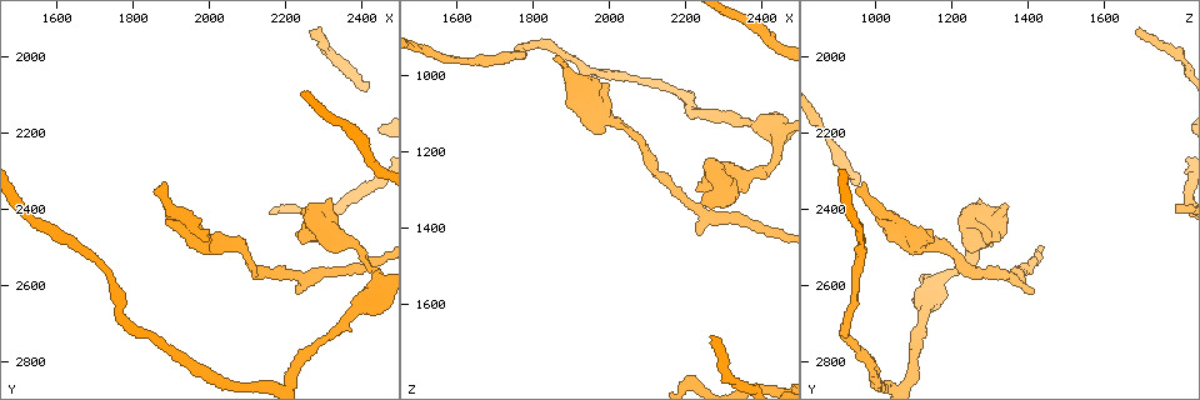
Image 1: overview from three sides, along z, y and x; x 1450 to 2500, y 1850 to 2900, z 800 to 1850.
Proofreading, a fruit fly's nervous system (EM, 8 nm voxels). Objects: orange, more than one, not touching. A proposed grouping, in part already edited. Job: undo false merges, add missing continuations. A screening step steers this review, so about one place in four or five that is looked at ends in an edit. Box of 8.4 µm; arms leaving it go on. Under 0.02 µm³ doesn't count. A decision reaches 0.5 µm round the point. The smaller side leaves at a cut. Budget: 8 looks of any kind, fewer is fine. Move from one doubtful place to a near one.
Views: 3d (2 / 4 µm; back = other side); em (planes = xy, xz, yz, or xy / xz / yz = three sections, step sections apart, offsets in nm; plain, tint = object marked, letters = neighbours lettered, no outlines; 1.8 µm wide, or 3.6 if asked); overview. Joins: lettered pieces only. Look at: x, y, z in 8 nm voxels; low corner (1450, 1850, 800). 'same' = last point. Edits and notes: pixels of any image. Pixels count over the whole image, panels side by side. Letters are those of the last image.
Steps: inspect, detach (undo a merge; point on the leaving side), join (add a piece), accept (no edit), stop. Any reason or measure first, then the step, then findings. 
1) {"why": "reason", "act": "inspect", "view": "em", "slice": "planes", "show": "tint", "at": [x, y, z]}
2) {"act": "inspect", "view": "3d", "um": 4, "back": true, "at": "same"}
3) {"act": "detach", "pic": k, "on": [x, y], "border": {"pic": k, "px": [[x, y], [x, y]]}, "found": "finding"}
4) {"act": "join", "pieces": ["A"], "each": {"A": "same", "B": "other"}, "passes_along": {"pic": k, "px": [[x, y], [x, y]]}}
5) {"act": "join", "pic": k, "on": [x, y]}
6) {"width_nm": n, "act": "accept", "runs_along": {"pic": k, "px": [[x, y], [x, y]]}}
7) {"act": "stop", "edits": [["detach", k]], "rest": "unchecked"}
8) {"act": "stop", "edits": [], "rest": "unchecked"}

{"why": "calibre changes", "act": "inspect", "view": "3d", "um": 4, "at": [2015, 2490, 1125]}

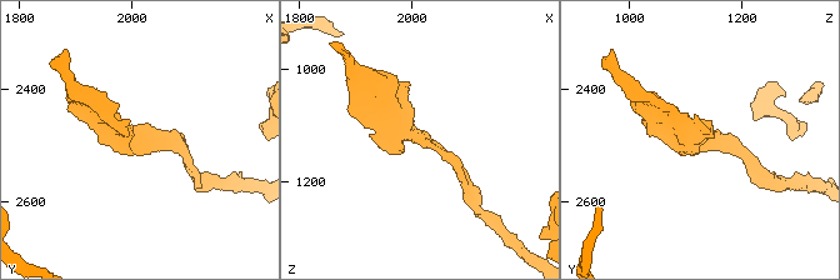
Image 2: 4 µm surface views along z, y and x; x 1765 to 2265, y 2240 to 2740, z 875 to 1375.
{"arm_widths_nm": [170, 320], "act": "inspect", "view": "em", "um": 3.6, "slice": "xy", "step": 4, "show": "letters", "at": [2010, 2490, 1125]}

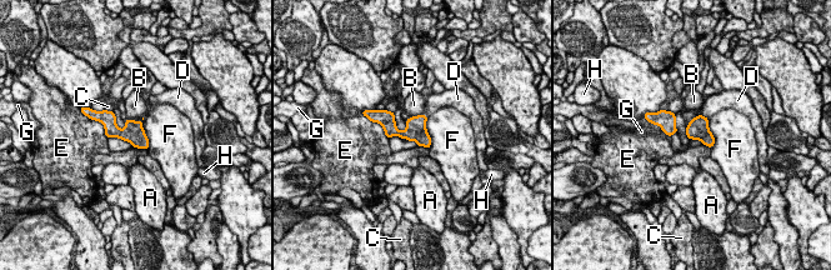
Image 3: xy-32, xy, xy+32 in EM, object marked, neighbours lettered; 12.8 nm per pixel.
{"act": "accept", "each": {"A": "other", "B": "other", "C": "other", "D": "other", "E": "other", "F": "other", "G": "other", "H": "other"}, "border": {"pic": 3, "px": [[105, 109], [113, 111]]}, "found": "one neuron here"}

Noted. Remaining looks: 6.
{"why": "free end", "act": "inspect", "view": "3d", "um": 2, "at": [1850, 2355, 955]}

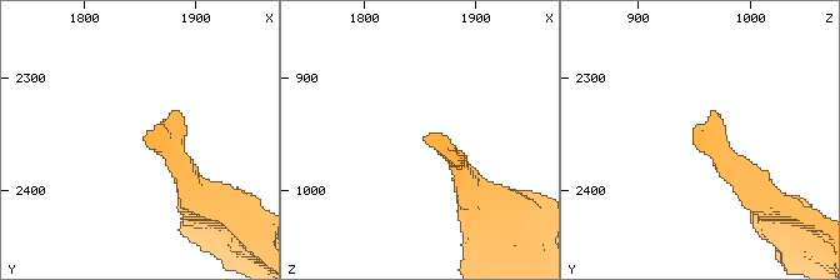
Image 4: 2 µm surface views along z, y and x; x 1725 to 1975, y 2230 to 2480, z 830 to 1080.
{"act": "inspect", "view": "em", "um": 3.6, "slice": "planes", "show": "letters", "at": [1856, 2352, 960]}

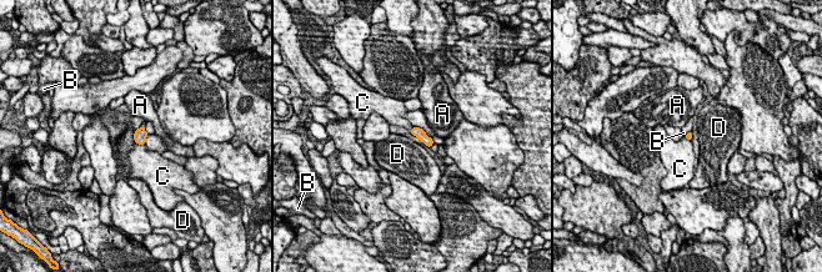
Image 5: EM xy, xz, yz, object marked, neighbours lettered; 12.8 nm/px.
{"longest_contact_nm": ["C", 130], "act": "accept", "each": {"A": "other", "B": "other", "C": "other", "D": "other"}, "border": {"pic": 5, "px": [[143, 125], [136, 130]]}, "found": "no lettered piece goes on from it"}

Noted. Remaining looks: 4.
{"why": "sudden change in width", "act": "inspect", "view": "3d", "um": 4, "at": [2415, 2550, 1245]}

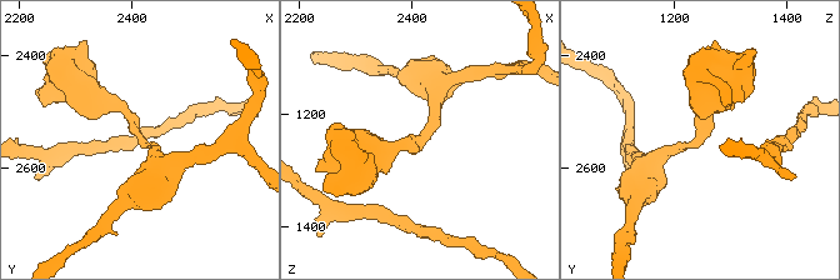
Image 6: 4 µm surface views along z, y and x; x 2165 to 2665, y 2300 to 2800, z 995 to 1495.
{"arm_widths_nm": [220, 300], "why": "now the EM", "act": "inspect", "view": "em", "slice": "planes", "show": "tint", "at": [2415, 2545, 1245]}

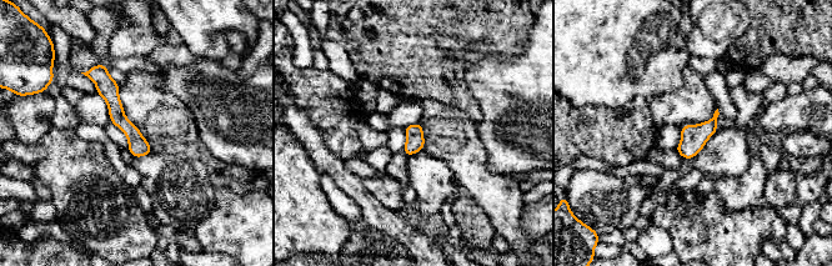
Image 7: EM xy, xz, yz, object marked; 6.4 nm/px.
{"why": "what lies round it", "act": "inspect", "view": "em", "slice": "planes", "show": "letters", "at": "same"}

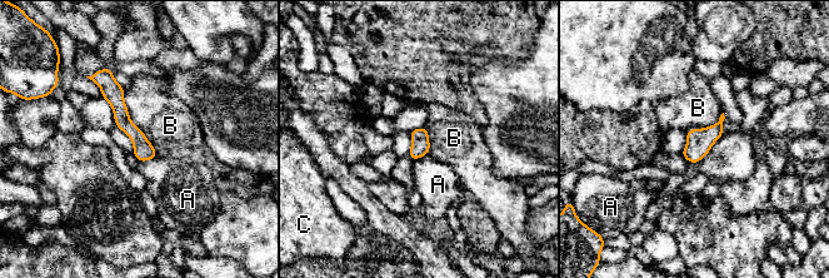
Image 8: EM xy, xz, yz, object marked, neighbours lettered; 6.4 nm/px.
{"longest_contact_nm": ["B", 500], "act": "accept", "each": {"A": "other", "B": "other", "C": "other"}, "found": "all the same neuron"}

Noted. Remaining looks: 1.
{"act": "stop", "edits": [], "rest": "unchecked"}

